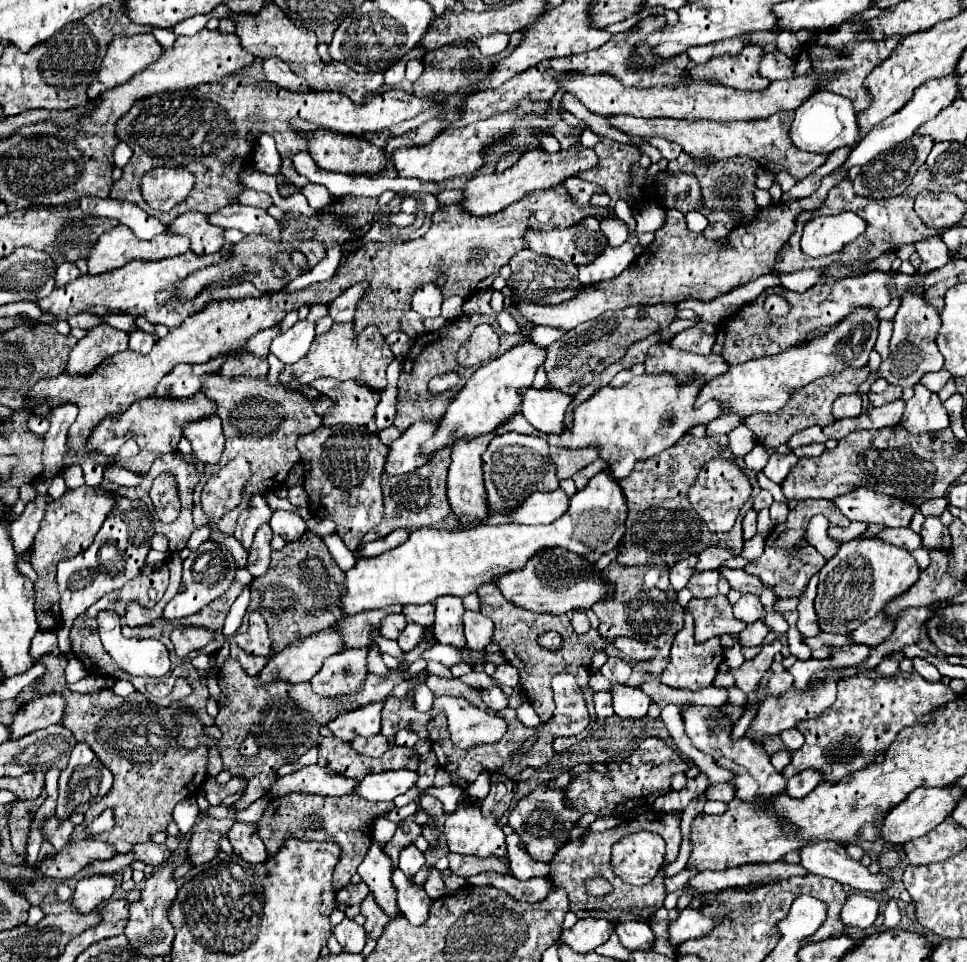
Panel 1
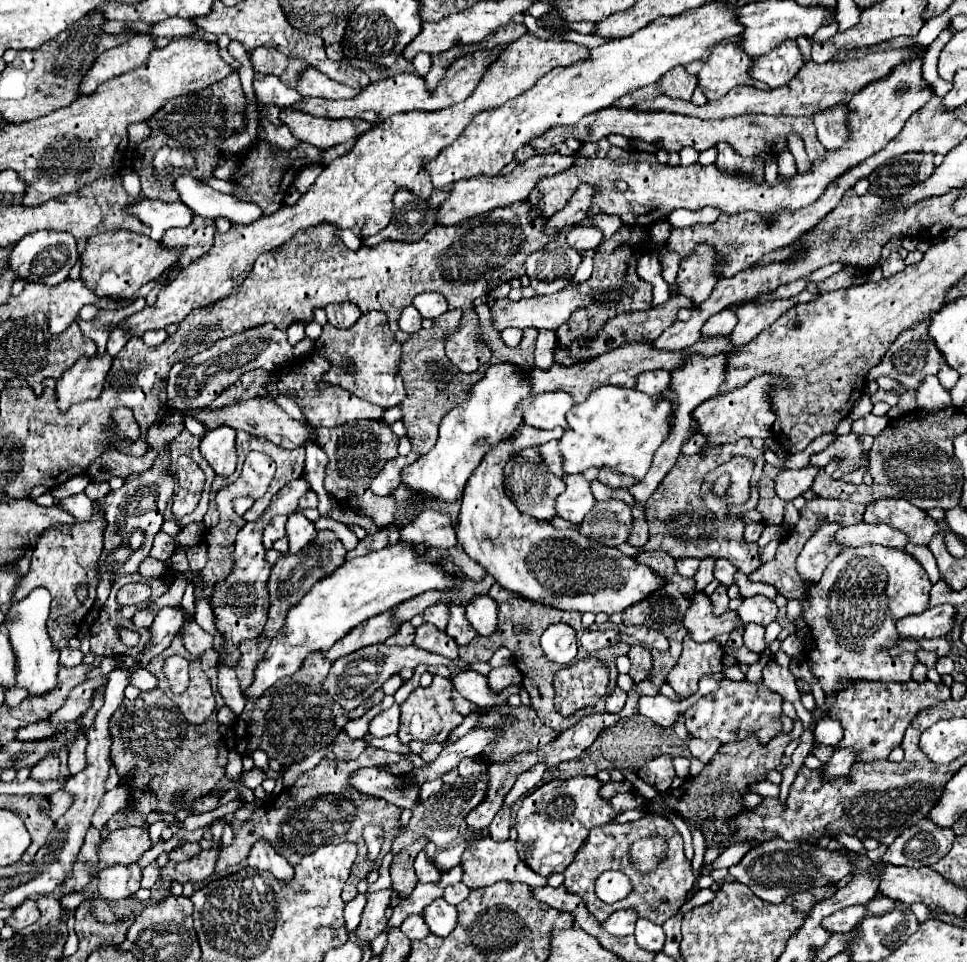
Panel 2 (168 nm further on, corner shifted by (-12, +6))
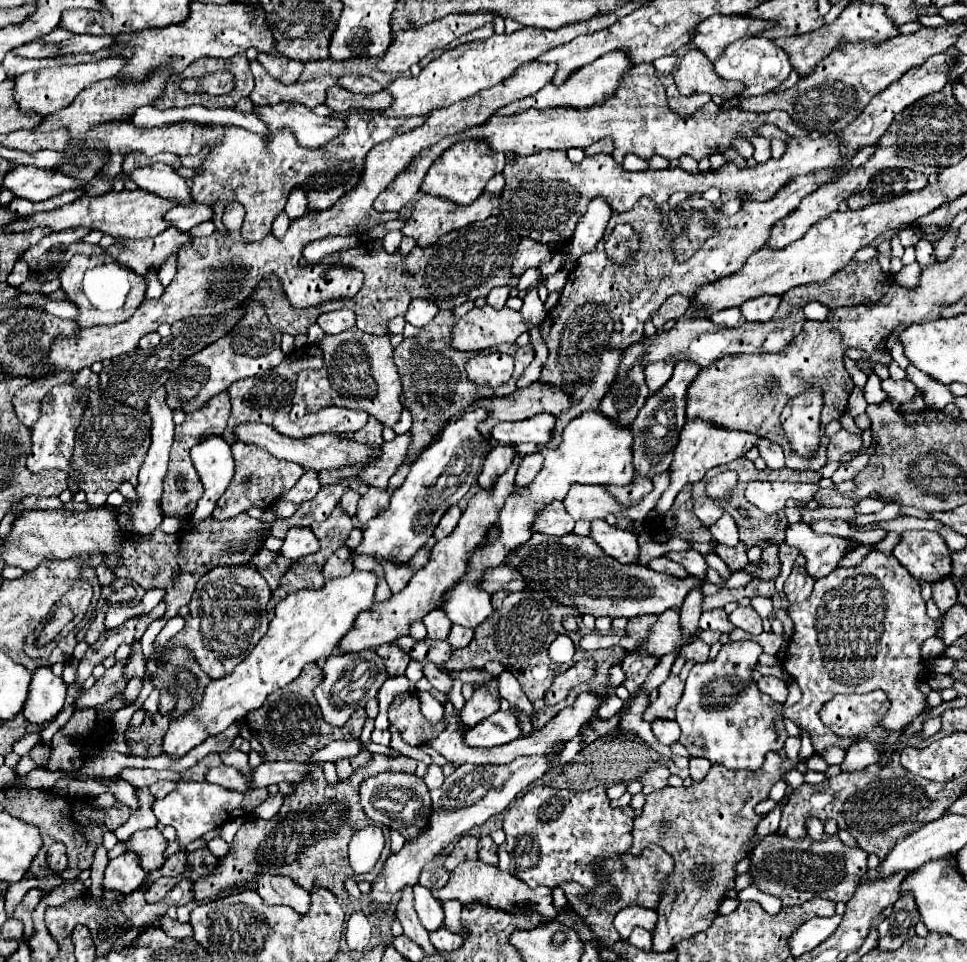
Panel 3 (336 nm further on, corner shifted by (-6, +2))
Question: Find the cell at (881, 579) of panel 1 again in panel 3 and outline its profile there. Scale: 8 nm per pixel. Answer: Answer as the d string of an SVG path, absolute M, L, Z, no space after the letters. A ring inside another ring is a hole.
M873 551L867 559L863 559L859 567L837 567L827 577L815 581L813 593L803 603L793 603L787 611L795 623L795 633L791 635L783 669L799 683L803 699L783 711L783 717L791 719L799 729L805 729L809 733L815 755L823 757L825 749L829 747L849 749L849 745L854 743L853 738L836 736L820 720L819 709L833 695L869 693L875 689L883 689L889 695L891 703L889 713L883 719L885 729L903 729L925 709L927 695L919 689L919 685L925 681L921 645L925 639L937 633L937 623L925 613L925 601L921 599L919 583L909 577L909 571L893 555L887 557L881 551Z

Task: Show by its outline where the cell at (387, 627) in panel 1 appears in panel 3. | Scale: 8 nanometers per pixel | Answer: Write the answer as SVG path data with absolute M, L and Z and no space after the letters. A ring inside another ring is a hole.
M381 645L375 649L377 655L385 661L385 669L389 673L389 677L399 677L405 673L407 663L411 661L411 657L407 653L403 653L399 647L395 645Z

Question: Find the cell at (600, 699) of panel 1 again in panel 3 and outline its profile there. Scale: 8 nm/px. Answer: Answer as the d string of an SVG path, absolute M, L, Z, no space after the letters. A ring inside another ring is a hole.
M607 695L601 703L601 707L597 709L597 717L601 719L611 719L613 715L617 715L623 707L623 701L617 697L617 695Z

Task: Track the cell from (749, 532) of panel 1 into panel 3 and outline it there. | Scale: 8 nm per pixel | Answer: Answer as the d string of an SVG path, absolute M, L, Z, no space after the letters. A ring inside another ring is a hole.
M739 543L737 547L719 547L717 549L717 545L713 547L713 551L715 551L715 555L719 557L719 559L723 559L725 561L725 565L727 565L727 569L731 571L731 573L735 573L735 571L741 571L749 561L747 561L747 549Z

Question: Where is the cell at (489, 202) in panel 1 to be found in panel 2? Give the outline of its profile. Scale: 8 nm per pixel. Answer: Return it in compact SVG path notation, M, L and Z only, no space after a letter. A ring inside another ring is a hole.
M603 139L603 141L595 141L595 143L583 143L581 149L575 153L575 155L535 155L531 159L527 159L525 163L521 163L517 169L513 169L513 173L507 173L507 175L493 175L493 177L471 177L471 179L463 179L463 181L457 181L453 187L451 187L451 197L439 207L439 213L437 213L437 223L441 225L457 225L465 219L471 219L471 217L477 217L477 215L483 215L495 207L505 207L505 205L511 205L511 203L517 203L517 201L525 201L531 193L531 189L545 177L551 177L559 171L565 171L569 169L575 159L579 157L605 157L607 151L609 151L609 141Z

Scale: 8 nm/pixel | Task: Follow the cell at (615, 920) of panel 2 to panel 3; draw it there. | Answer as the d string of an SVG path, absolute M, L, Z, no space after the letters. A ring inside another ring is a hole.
M635 905L621 909L615 917L615 929L619 931L619 935L623 939L627 939L635 927L643 927L647 931L653 931L655 925L657 925L657 911L645 909L645 907L635 907Z

